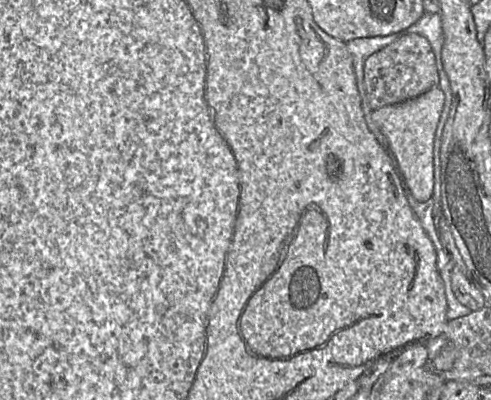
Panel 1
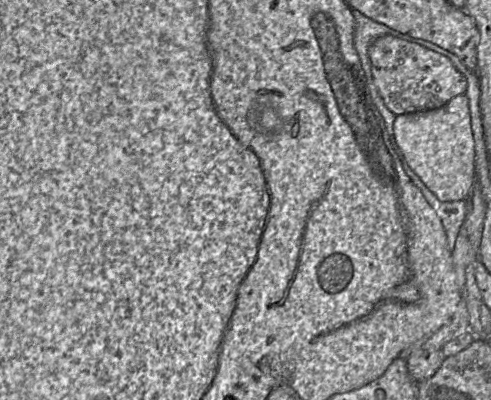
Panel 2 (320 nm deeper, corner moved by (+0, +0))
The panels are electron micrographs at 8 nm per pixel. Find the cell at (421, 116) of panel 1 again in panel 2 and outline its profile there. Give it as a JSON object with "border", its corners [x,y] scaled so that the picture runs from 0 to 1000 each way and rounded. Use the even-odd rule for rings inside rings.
{"border":[[[947,235],[894,270],[807,288],[800,325],[827,408],[892,500],[953,498],[967,455],[967,373]]]}

